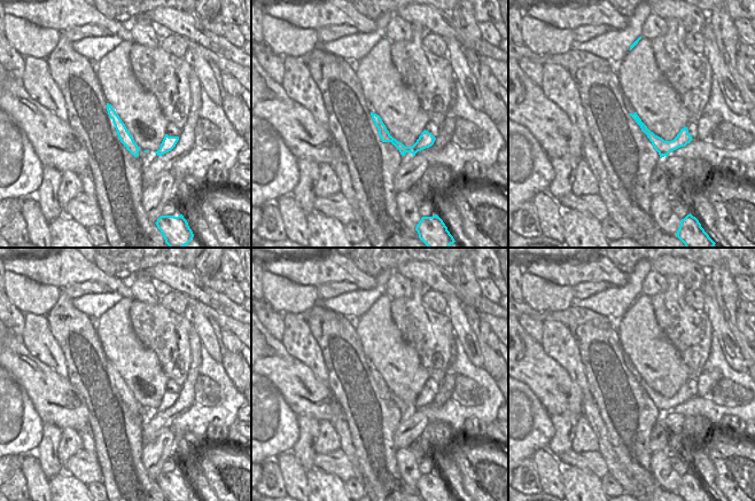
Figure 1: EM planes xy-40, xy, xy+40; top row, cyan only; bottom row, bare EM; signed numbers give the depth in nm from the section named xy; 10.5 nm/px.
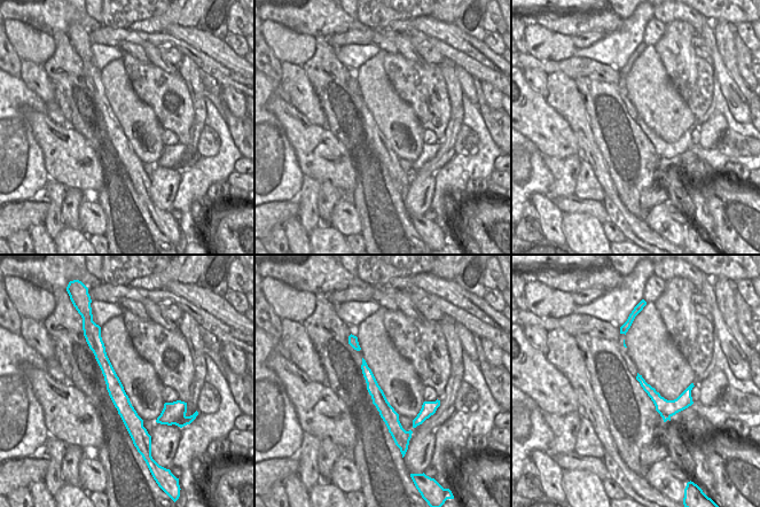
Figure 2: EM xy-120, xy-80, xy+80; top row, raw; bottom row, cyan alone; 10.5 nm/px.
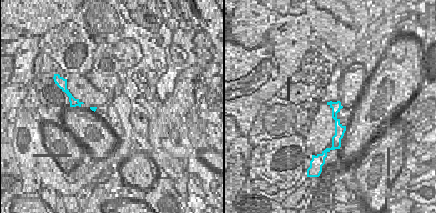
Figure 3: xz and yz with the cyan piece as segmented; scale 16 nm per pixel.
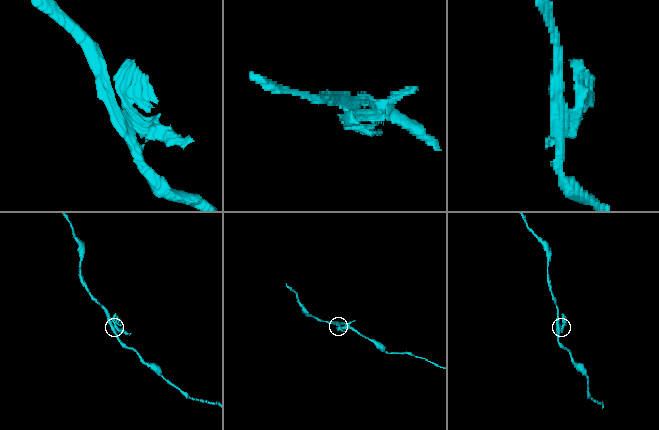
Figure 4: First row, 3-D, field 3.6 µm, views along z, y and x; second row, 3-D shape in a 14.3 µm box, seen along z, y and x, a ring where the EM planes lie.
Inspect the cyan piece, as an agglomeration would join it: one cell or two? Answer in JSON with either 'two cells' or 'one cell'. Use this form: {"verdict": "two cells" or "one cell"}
{"verdict": "two cells"}

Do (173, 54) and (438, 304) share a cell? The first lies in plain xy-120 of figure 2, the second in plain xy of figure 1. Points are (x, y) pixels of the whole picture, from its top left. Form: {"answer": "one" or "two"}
{"answer": "one"}

